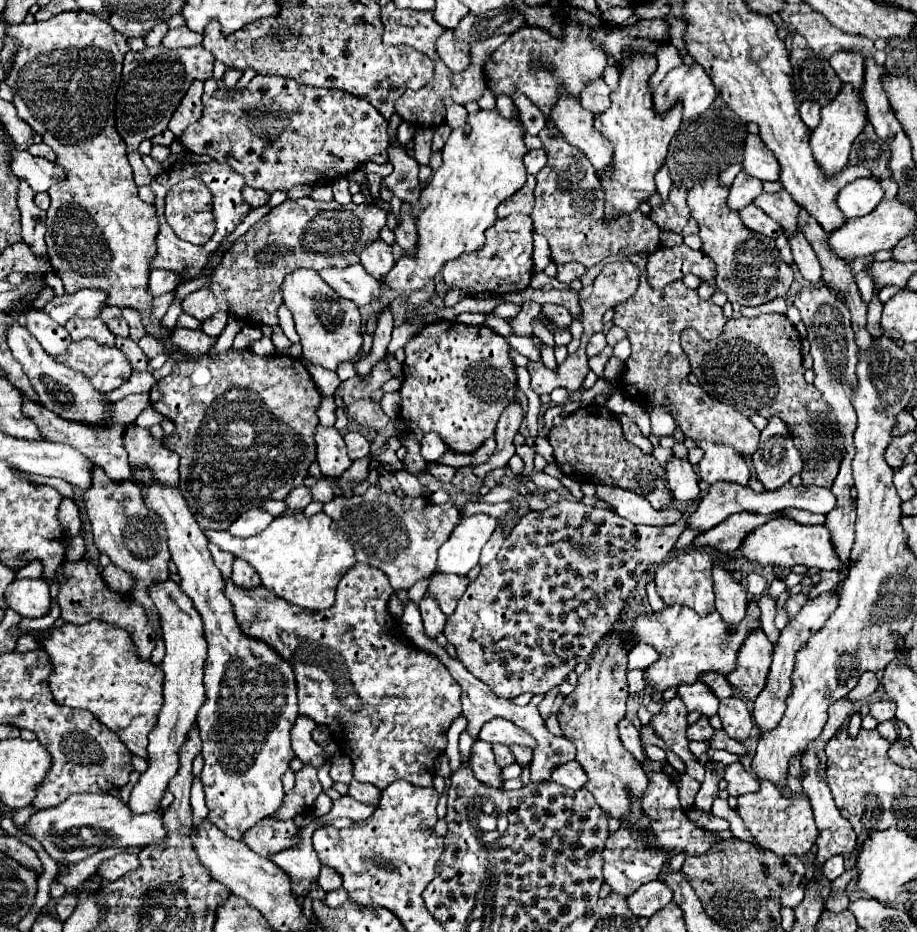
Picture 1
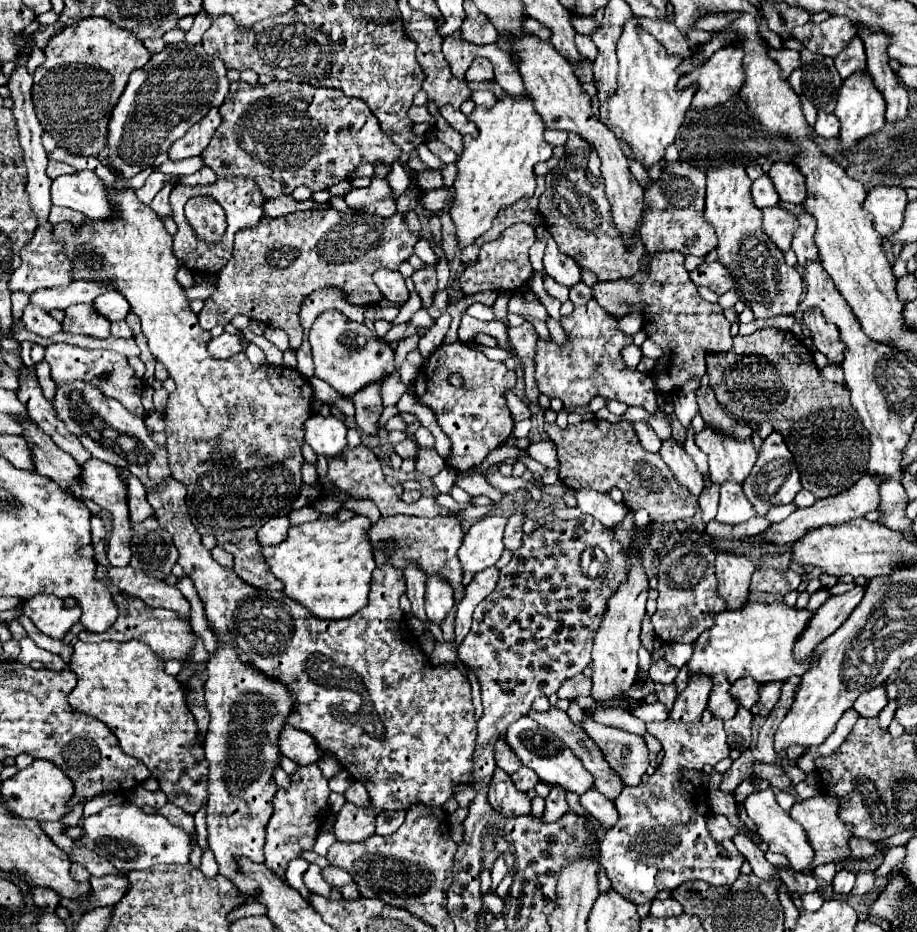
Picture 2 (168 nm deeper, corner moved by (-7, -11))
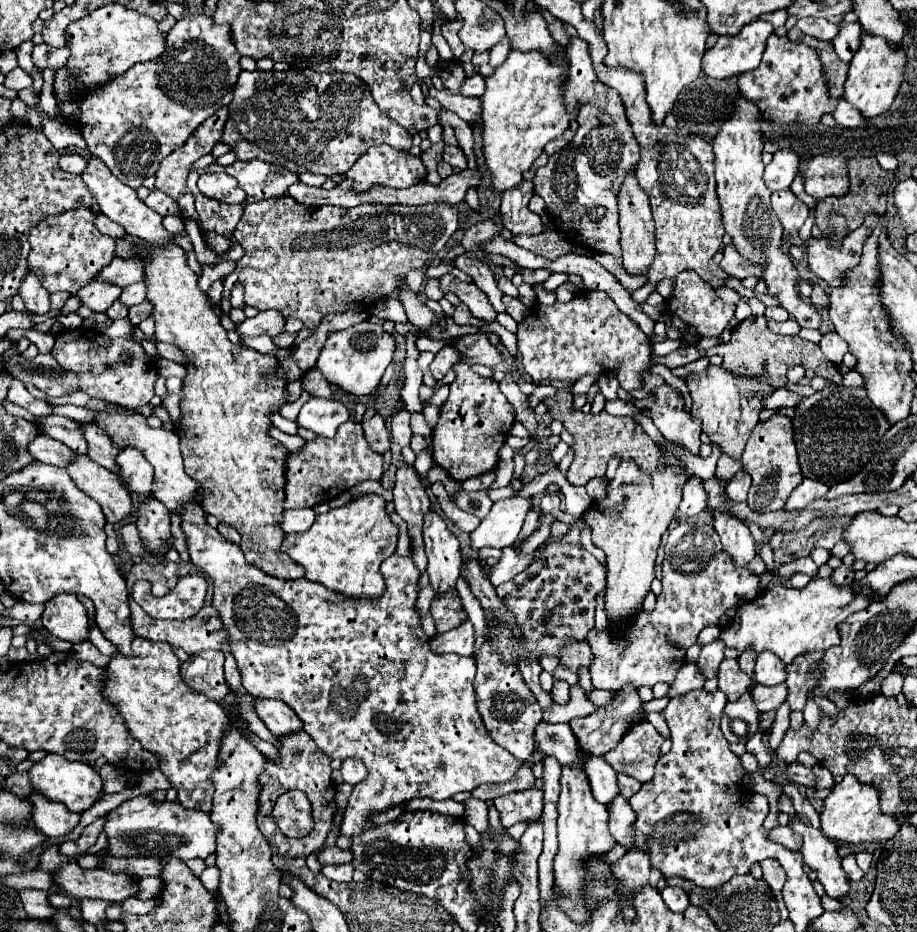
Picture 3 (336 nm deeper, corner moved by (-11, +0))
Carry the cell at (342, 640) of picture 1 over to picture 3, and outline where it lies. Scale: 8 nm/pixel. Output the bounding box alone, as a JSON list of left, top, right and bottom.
[173,503,519,837]

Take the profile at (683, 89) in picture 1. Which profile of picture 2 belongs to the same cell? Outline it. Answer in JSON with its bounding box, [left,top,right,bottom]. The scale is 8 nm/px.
[679,46,745,108]

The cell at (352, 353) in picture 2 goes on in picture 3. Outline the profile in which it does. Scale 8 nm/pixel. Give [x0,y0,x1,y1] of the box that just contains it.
[317,321,395,395]

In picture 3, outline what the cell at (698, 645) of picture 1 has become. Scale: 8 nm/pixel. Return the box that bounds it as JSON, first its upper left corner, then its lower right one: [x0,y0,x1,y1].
[719,579,871,665]

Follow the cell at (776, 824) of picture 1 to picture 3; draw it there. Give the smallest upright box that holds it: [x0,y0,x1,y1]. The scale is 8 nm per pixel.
[821,775,901,845]

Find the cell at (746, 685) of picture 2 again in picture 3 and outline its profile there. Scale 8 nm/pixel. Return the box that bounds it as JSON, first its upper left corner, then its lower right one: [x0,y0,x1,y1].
[755,653,785,685]

